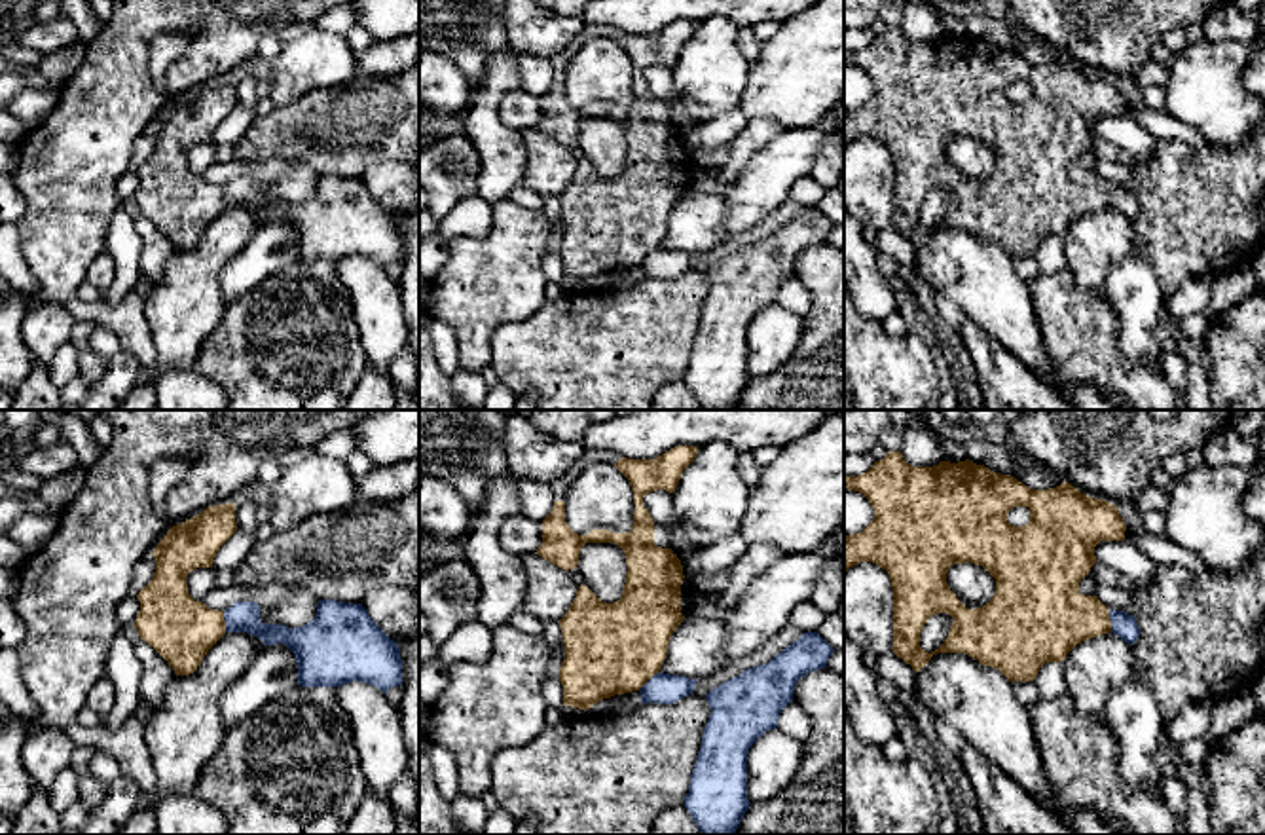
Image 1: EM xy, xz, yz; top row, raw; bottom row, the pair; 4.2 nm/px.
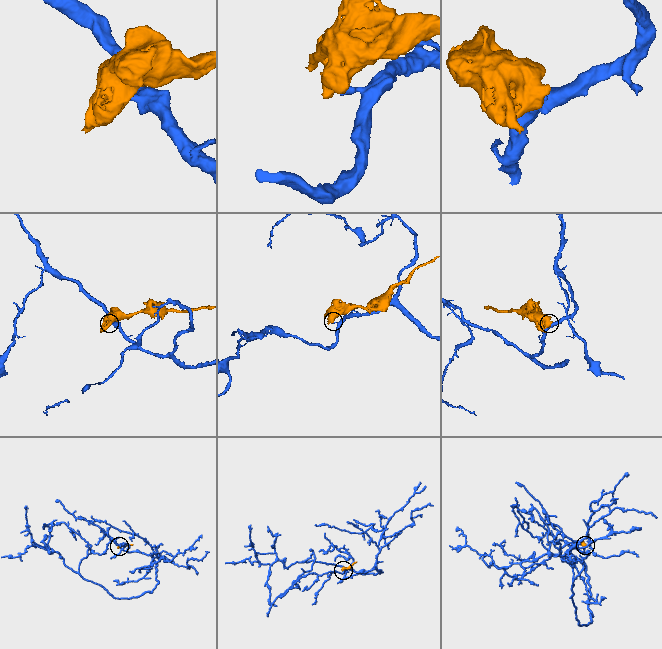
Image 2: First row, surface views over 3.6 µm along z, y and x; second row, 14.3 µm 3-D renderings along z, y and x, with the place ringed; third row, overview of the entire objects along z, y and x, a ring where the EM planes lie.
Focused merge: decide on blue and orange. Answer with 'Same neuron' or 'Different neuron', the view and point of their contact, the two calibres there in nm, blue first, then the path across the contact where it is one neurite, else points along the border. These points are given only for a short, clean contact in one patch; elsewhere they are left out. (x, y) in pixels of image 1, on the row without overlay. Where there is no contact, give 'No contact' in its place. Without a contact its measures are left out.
Different neuron. Touches blue at yz (1110, 194). Thickness 100 nm (blue) against 320 nm. Boundary: yz (1108, 185), (1112, 205)

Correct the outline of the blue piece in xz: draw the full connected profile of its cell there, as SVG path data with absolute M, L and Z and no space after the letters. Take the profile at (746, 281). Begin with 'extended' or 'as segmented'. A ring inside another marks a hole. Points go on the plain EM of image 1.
as segmented | M804 207L770 237L743 245L706 269L711 290L706 298L702 323L683 374L702 410L734 410L749 383L747 328L770 304L778 302L781 285L793 277L793 266L806 249L827 243L833 222L817 209Z

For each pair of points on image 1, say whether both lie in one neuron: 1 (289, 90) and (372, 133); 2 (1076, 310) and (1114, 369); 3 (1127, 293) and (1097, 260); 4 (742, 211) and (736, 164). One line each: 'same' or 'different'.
1: different
2: same
3: different
4: different

